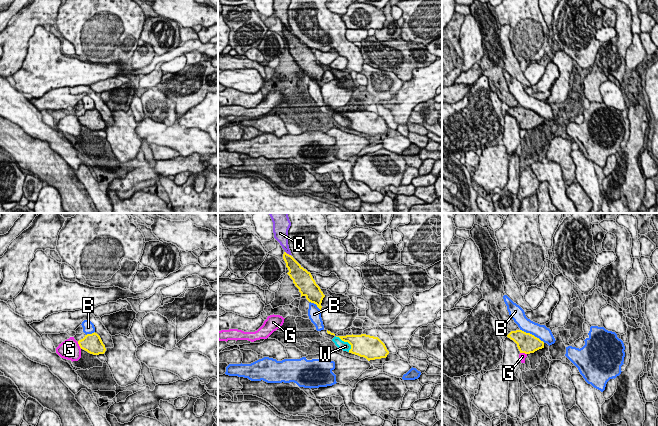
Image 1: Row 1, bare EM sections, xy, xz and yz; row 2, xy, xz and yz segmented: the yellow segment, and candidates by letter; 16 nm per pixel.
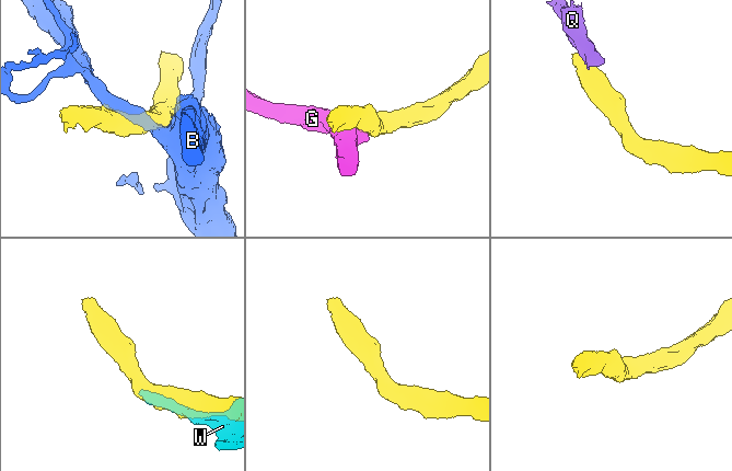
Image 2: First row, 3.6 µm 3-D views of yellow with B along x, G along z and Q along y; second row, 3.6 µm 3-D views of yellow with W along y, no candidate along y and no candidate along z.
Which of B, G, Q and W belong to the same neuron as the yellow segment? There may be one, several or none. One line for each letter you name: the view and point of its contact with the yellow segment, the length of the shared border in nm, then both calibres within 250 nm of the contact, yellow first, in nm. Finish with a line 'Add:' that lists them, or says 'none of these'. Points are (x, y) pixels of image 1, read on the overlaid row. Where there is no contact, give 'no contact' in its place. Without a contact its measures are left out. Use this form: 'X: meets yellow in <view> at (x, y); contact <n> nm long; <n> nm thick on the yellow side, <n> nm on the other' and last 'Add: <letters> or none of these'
Add: none of these

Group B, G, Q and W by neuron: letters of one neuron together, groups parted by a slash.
B / G / Q / W

